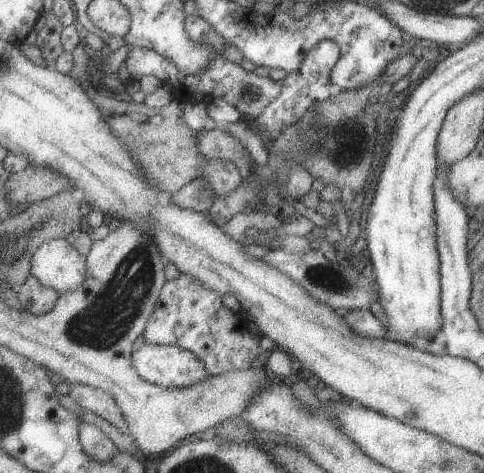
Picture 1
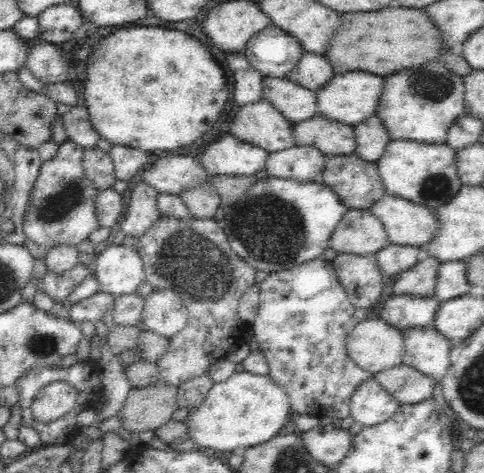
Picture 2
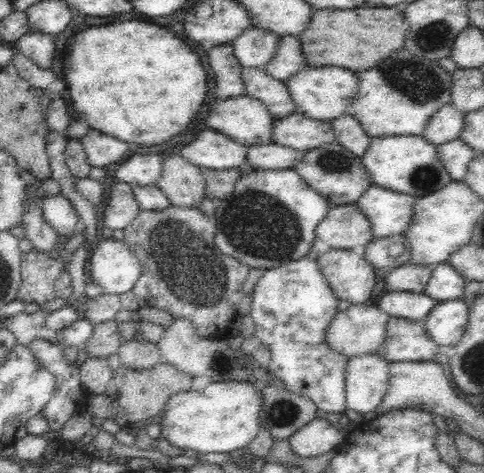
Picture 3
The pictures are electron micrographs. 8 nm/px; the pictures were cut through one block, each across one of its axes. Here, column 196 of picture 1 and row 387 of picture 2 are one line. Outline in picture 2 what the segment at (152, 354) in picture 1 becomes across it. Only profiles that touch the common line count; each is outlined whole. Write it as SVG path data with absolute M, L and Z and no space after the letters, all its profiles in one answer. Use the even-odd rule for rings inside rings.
M374 376L358 384L350 398L352 418L364 428L386 422L396 414L398 408L400 402L392 394L388 394L388 390L384 390Z

